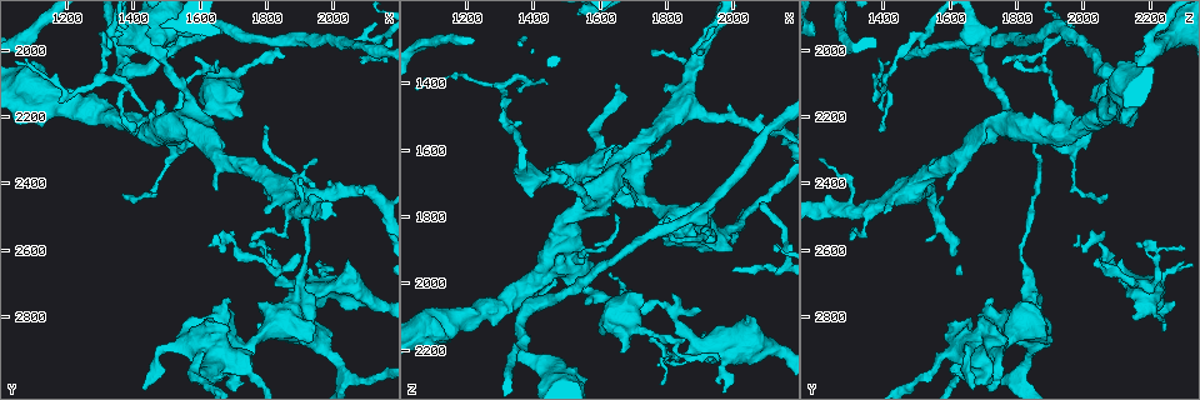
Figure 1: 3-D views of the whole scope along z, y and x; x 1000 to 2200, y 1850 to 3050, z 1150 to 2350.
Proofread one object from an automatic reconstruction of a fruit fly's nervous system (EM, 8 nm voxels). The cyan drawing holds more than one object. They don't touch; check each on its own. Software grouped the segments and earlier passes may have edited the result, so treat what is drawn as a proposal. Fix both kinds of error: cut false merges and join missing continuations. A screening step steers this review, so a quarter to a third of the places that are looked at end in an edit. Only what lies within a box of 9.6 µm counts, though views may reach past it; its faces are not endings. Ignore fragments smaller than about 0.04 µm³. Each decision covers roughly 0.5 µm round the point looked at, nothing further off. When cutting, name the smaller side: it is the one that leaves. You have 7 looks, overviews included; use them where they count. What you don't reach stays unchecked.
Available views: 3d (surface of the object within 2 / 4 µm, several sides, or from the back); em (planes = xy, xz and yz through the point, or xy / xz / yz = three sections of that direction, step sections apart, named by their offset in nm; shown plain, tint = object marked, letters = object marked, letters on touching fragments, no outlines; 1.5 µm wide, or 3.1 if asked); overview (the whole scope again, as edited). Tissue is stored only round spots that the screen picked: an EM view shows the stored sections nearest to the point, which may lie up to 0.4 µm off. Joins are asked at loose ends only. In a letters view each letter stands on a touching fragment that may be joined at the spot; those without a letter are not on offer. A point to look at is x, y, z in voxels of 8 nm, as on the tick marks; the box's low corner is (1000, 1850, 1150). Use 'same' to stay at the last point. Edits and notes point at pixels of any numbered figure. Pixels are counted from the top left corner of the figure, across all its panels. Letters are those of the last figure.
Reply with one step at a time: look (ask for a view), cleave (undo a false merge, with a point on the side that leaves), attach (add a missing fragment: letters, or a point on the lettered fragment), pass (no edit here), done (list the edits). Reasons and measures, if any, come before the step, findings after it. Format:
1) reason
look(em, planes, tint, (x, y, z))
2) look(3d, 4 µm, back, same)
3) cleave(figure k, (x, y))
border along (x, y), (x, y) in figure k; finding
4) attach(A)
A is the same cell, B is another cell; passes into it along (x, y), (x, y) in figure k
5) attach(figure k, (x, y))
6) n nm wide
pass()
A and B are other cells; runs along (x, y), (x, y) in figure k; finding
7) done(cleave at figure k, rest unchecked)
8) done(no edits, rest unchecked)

arms part here
look(3d, 2 µm, (1370, 2010, 2210))

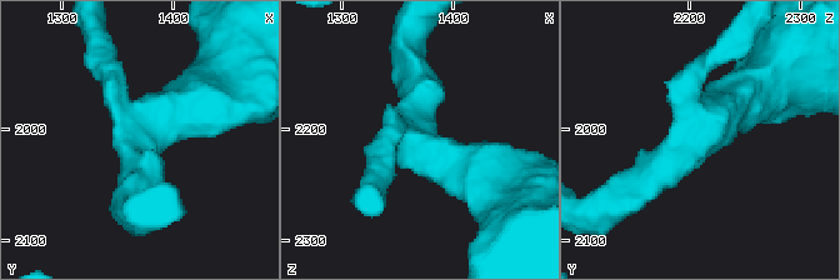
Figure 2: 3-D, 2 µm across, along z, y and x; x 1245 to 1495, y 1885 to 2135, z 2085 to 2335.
3 arms; arms of 200, 240, 440 nm
look(em, xz, step 4, letters, (1370, 2002, 2214))

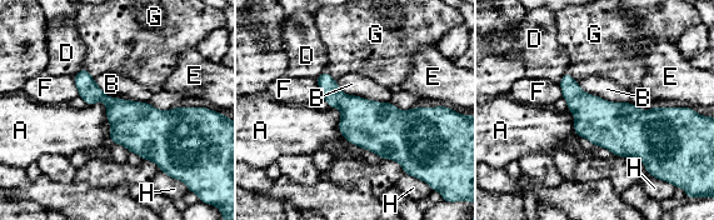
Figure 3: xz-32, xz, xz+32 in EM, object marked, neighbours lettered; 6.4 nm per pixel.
pass()
A, B, D, E, F, G and H are other cells; one neuron here

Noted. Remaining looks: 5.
tapers out
look(3d, 2 µm, (1800, 2230, 1810))

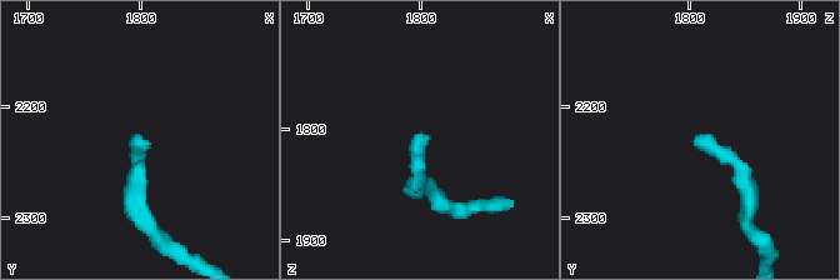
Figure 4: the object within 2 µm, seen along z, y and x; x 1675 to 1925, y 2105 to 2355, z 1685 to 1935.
look(em, planes, letters, (1800, 2230, 1808))

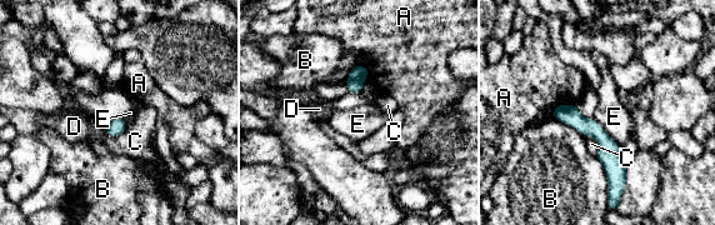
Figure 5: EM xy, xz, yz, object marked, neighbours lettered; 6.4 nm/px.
E touches over 260 nm
pass()
A, B, C, D and E are other cells; runs along (556, 110), (591, 128), (616, 159) in figure 5; no lettered fragment goes on from it

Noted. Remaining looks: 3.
an open end
look(em, 3.1 µm, planes, letters, (1960, 2820, 1900))

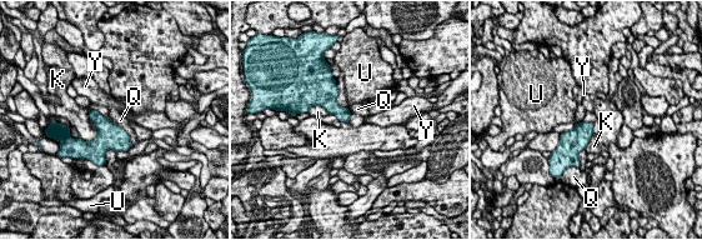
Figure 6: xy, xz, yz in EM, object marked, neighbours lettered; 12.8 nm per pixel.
pass()
K, Q, U and Y are other cells; none of them fits

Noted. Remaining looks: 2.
done(no edits, rest unchecked)

